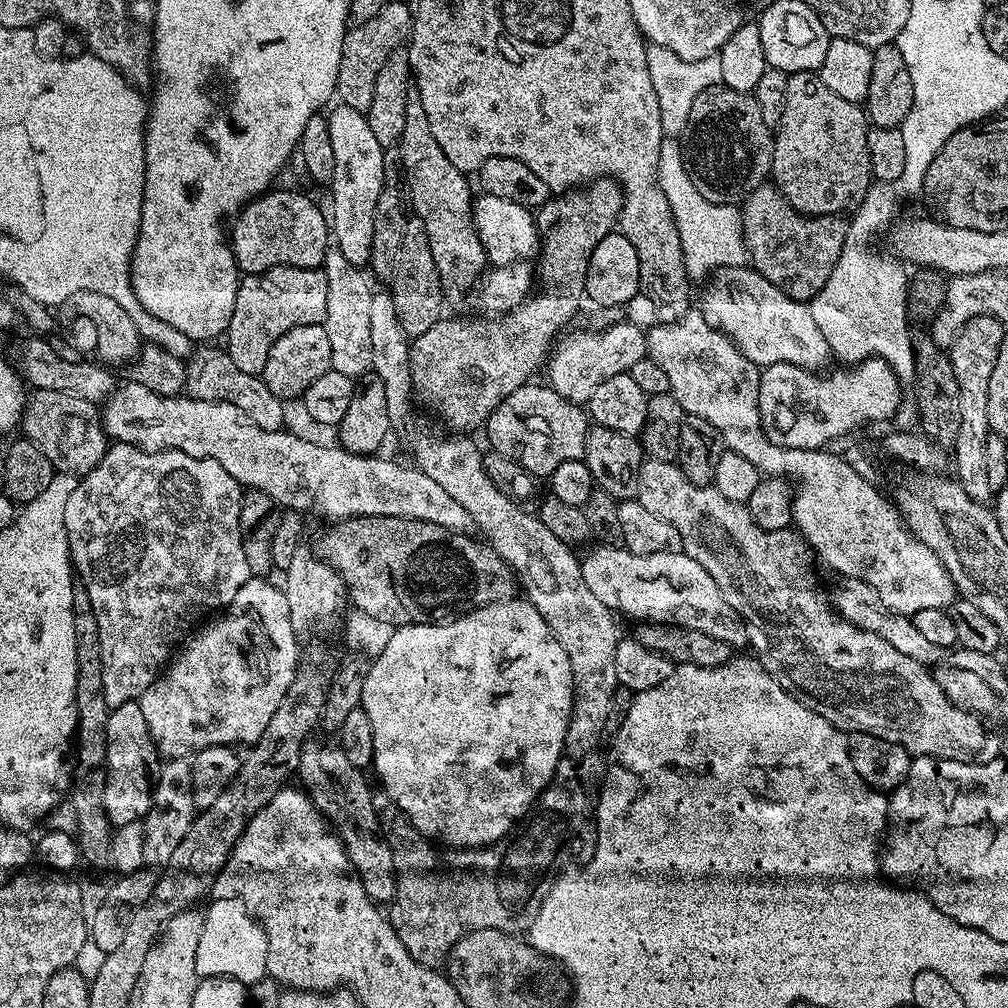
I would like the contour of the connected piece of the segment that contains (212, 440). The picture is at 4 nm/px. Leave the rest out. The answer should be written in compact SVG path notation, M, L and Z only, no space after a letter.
M135 382L121 383L102 404L104 430L113 441L133 444L144 452L181 452L194 458L206 458L218 462L226 474L230 474L245 489L265 492L276 500L281 509L308 514L313 508L324 516L347 518L349 516L397 516L411 520L434 522L446 526L452 532L467 533L473 527L472 516L457 499L452 498L434 478L422 474L422 470L396 460L379 460L379 455L359 456L339 446L327 448L315 444L304 436L295 436L289 430L271 432L252 424L242 410L233 404L219 404L217 400L194 400L187 394L163 396L154 394L146 386Z

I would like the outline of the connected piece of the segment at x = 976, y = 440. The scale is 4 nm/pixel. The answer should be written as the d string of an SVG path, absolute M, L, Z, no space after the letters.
M976 316L970 322L966 322L964 329L958 334L958 338L952 344L950 355L954 366L954 378L958 382L958 438L950 446L950 452L956 459L955 479L970 494L972 500L988 502L993 499L994 489L990 486L990 478L986 478L986 438L988 437L988 419L986 418L986 397L990 392L990 373L994 370L994 362L998 360L998 350L1002 346L1002 338L1006 334L1006 328L1001 321L992 316Z

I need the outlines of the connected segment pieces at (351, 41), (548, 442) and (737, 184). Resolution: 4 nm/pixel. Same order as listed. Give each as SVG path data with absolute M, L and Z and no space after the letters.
M400 2L390 6L382 6L374 18L349 27L342 42L342 62L338 66L338 82L336 96L339 103L350 106L354 110L367 113L370 102L374 102L374 82L378 79L378 70L382 70L382 62L390 58L407 41L412 30L413 9Z
M536 383L523 384L499 404L490 414L486 433L491 451L515 460L537 478L548 478L562 462L584 459L590 417L581 405L562 398L550 386Z
M723 86L707 88L694 98L694 106L690 106L688 121L682 133L682 155L686 174L690 174L690 182L698 186L698 194L715 204L739 205L754 189L769 179L772 170L773 129L762 122L762 110L758 110L758 102L747 92L730 90Z

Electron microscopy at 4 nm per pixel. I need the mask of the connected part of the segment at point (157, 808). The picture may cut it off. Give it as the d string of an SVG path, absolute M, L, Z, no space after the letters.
M169 759L160 768L160 776L155 777L152 789L152 805L144 817L145 838L143 839L143 859L145 865L163 866L170 862L178 842L186 838L192 820L197 814L197 806L192 793L192 766L187 759Z

